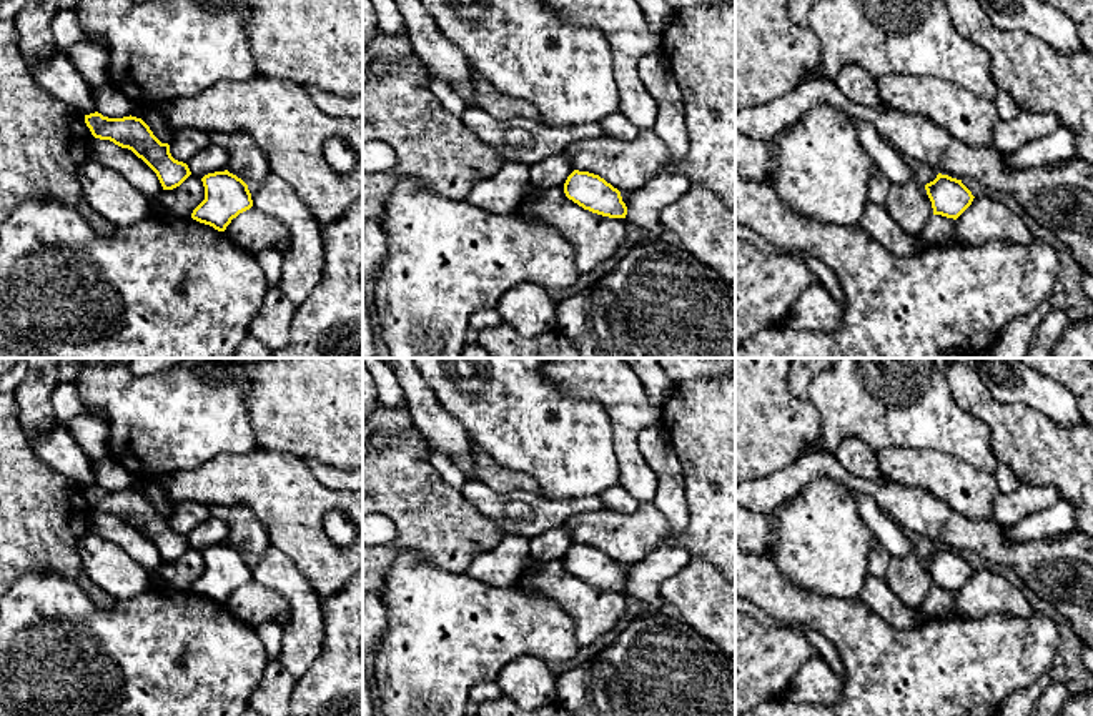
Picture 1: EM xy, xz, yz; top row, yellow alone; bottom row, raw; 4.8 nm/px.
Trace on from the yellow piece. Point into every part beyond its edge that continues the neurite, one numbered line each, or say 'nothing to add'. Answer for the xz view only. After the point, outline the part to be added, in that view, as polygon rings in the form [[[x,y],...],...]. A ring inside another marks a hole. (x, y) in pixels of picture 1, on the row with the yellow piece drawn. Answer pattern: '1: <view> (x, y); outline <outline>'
nothing to add

